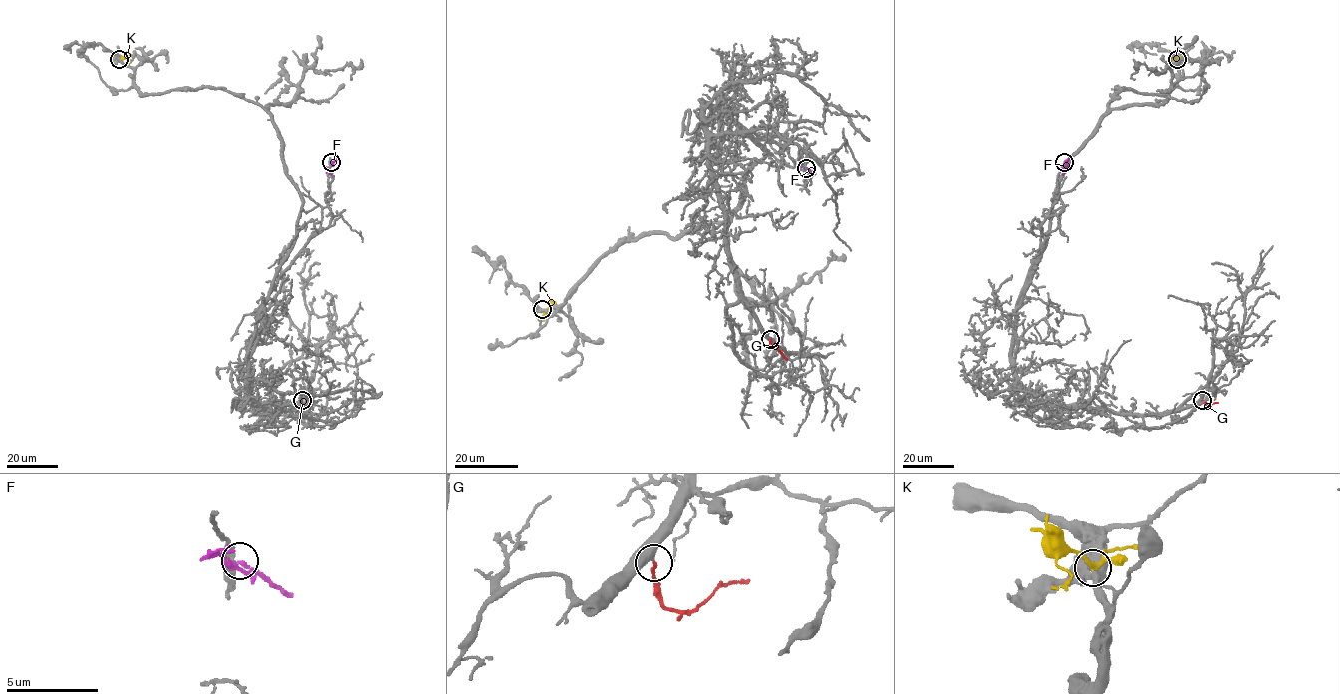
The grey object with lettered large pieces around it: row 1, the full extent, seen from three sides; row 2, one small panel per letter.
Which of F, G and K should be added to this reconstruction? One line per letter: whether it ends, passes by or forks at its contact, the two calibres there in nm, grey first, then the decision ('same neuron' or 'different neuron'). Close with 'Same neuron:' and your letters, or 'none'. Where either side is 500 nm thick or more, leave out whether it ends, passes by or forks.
F: it passes by | 400/100 nm | different neuron
G: it ends | 460/150 nm | same neuron
K: 650/200 nm | different neuron
Same neuron: G

